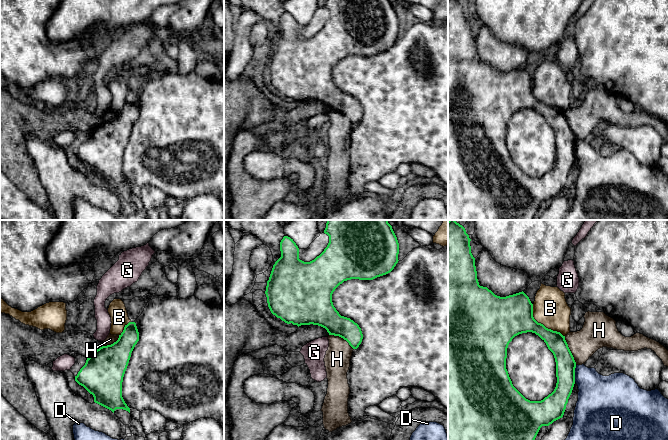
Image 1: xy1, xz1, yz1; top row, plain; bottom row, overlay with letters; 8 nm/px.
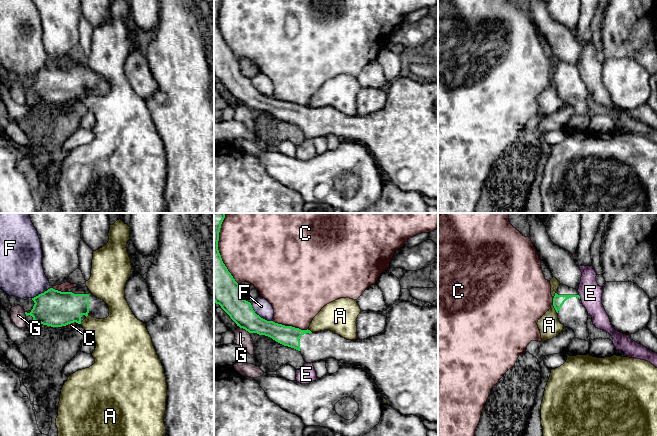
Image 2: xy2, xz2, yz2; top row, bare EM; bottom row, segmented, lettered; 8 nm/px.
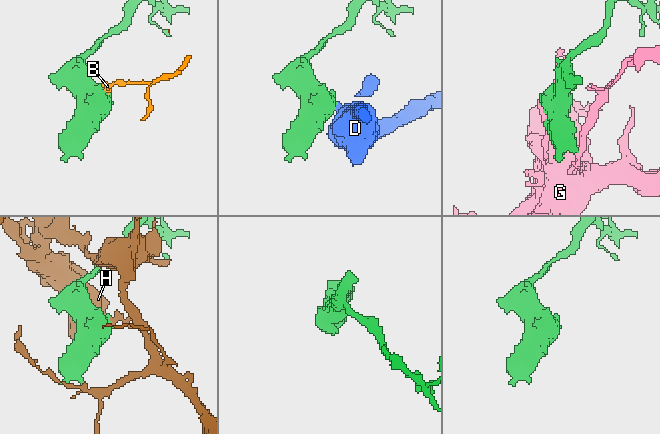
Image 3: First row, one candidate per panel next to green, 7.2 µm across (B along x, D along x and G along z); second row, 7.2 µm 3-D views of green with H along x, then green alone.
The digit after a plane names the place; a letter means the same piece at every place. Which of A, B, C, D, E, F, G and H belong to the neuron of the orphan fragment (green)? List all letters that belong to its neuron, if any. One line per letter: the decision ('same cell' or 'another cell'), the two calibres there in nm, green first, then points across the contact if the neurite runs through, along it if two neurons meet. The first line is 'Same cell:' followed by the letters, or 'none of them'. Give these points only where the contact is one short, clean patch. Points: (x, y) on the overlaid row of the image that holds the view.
Same cell: none of them
A: another cell; 90 nm thick on the green side, 180 nm on the other; border along yz2 (552, 303), (557, 312)
B: another cell; 320 nm thick on the green side, 280 nm on the other
C: another cell; 160 nm thick on the green side, 420 nm on the other
D: another cell; 160 nm thick on the green side, 300 nm on the other
E: another cell; 90 nm thick on the green side, 180 nm on the other; border along yz2 (578, 295), (580, 298)
F: another cell; 190 nm thick on the green side, 140 nm on the other
G: another cell; 190 nm thick on the green side, 90 nm on the other
H: another cell; 160 nm thick on the green side, 240 nm on the other; border along yz1 (564, 336), (576, 364)

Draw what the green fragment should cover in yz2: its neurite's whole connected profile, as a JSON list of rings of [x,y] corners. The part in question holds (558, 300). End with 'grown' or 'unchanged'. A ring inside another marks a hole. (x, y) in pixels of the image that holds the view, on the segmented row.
[[[560,284],[553,298],[553,306],[564,327],[575,333],[575,338],[589,342],[588,354],[597,358],[616,355],[616,348],[610,339],[591,339],[587,329],[588,312],[583,306],[576,289]]] | grown

